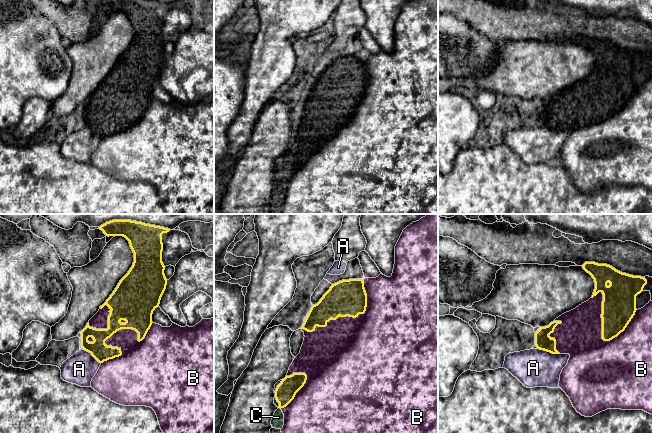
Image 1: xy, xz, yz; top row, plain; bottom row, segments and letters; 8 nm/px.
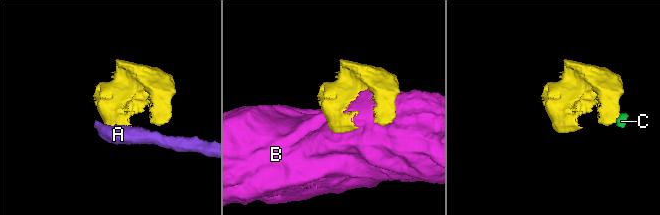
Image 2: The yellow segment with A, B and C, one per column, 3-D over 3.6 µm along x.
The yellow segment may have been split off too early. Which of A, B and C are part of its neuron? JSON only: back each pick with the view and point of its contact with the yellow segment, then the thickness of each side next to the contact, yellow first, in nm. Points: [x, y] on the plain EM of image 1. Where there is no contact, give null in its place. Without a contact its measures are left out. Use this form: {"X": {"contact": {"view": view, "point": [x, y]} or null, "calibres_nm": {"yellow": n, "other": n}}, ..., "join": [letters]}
{"C": {"contact": {"view": "xz", "point": [279, 183]}, "calibres_nm": {"yellow": 160, "other": 100}}, "join": ["C"]}

